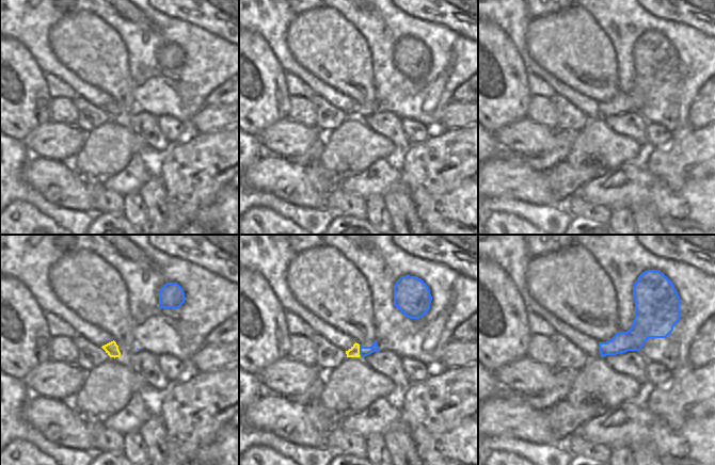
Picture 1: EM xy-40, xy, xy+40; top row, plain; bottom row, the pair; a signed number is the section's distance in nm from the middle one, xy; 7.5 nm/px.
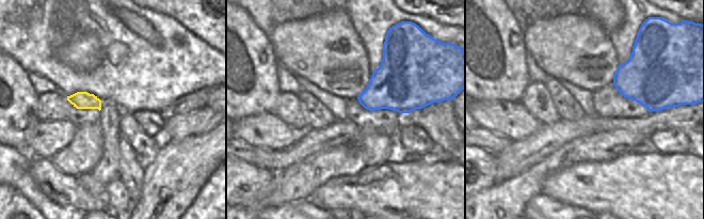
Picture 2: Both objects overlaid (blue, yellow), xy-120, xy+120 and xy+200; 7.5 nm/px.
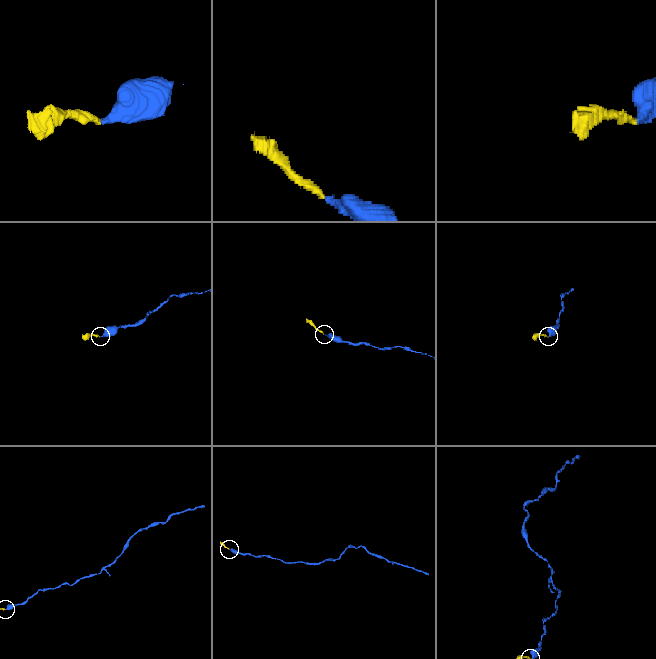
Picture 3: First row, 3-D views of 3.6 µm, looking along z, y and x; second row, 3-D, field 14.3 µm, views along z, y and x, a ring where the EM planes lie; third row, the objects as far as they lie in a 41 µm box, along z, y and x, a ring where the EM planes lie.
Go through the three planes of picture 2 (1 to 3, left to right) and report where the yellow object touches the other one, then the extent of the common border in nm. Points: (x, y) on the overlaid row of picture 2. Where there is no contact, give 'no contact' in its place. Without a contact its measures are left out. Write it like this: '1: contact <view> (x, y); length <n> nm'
1: no contact
2: no contact
3: no contact

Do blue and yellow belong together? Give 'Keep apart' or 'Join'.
Join.

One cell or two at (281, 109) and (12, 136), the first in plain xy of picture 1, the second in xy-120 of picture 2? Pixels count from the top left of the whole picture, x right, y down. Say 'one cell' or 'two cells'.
one cell

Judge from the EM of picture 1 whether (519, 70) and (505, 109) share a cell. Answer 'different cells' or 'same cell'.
same cell

